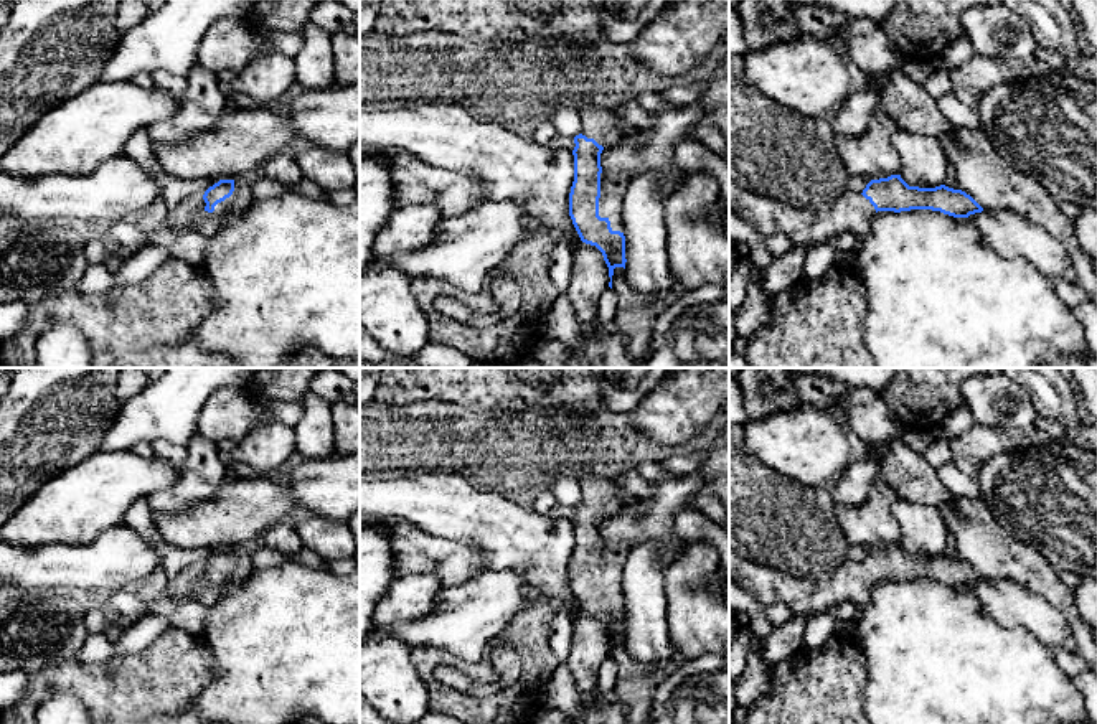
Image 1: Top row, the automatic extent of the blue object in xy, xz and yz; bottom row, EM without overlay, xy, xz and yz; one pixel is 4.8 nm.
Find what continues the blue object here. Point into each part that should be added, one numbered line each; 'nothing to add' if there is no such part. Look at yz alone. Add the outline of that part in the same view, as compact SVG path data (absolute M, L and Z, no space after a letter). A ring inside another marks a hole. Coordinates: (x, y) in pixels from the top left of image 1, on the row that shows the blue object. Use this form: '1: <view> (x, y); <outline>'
1: yz (853, 213); M729 176L729 211L754 226L764 236L784 233L797 246L815 246L828 242L841 233L853 233L859 241L869 234L874 206L861 193L846 191L838 201L820 209L803 209L795 205L780 203L757 191L742 188Z

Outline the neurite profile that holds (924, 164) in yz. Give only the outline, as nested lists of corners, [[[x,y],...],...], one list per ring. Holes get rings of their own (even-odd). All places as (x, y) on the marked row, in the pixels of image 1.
[[[899,129],[892,145],[901,158],[901,178],[909,186],[935,188],[945,183],[949,158],[937,137]]]

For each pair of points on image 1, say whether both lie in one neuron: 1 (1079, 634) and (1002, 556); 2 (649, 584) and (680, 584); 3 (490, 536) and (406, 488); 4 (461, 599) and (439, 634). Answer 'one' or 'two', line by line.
1: one
2: two
3: one
4: one

